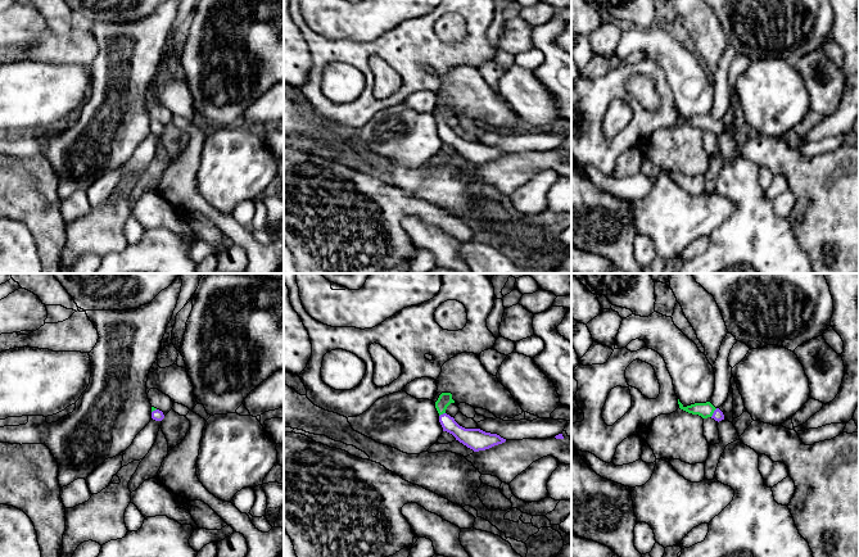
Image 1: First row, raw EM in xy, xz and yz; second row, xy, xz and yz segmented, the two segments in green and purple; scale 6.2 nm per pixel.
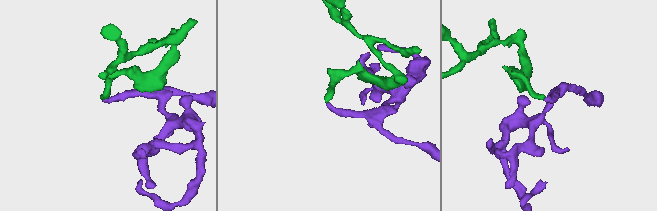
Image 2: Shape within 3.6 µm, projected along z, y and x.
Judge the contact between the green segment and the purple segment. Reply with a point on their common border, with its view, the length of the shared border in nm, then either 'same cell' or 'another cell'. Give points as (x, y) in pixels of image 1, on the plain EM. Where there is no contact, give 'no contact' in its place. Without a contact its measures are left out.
yz (713, 125) | 70 nm | same cell

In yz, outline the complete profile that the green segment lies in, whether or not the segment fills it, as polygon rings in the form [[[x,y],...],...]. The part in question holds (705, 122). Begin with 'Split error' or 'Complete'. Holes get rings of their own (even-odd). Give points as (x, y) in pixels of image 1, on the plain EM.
Split error. [[[678,112],[678,117],[679,117],[681,122],[683,122],[688,126],[692,126],[692,127],[698,127],[702,131],[711,130],[718,135],[724,132],[723,124],[719,121],[715,121],[710,114],[695,116],[695,117],[684,119]]]

